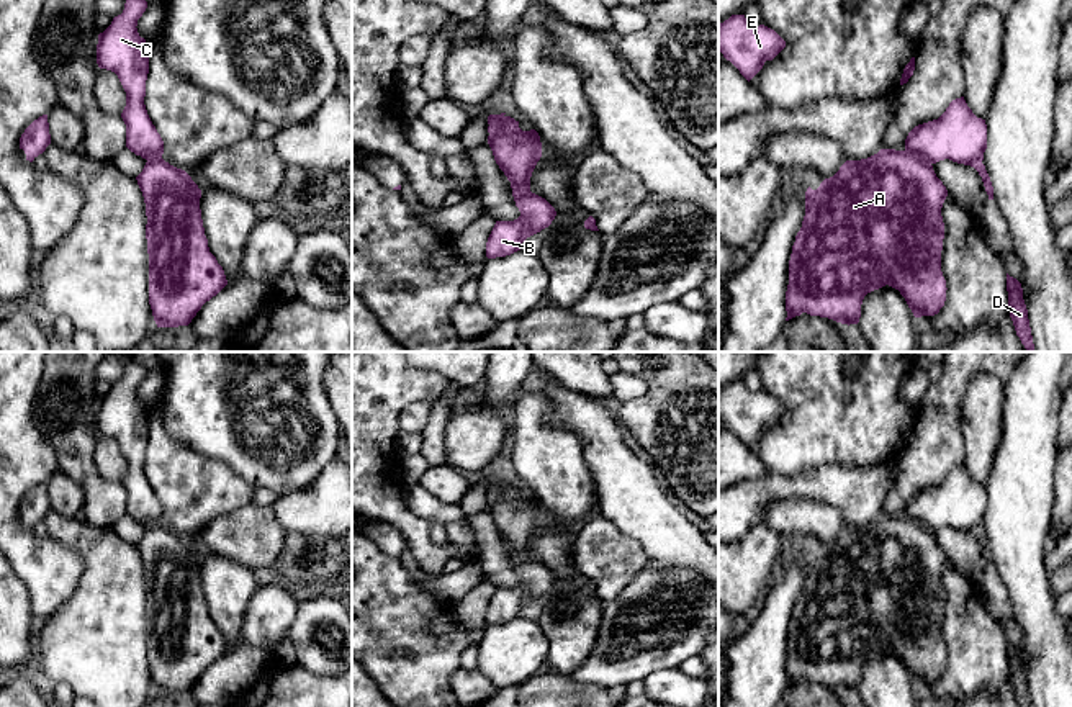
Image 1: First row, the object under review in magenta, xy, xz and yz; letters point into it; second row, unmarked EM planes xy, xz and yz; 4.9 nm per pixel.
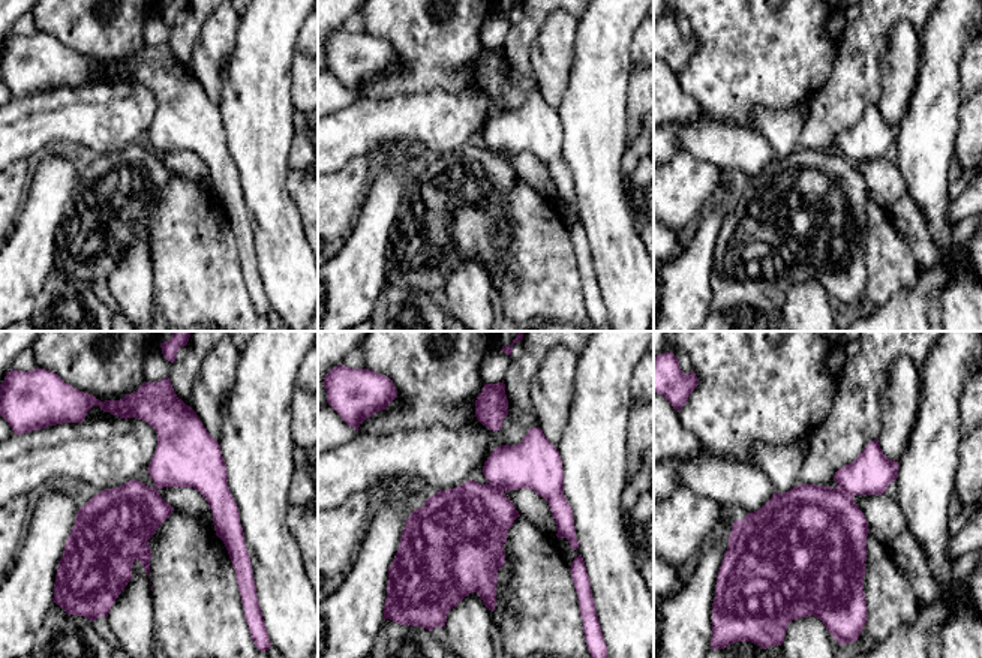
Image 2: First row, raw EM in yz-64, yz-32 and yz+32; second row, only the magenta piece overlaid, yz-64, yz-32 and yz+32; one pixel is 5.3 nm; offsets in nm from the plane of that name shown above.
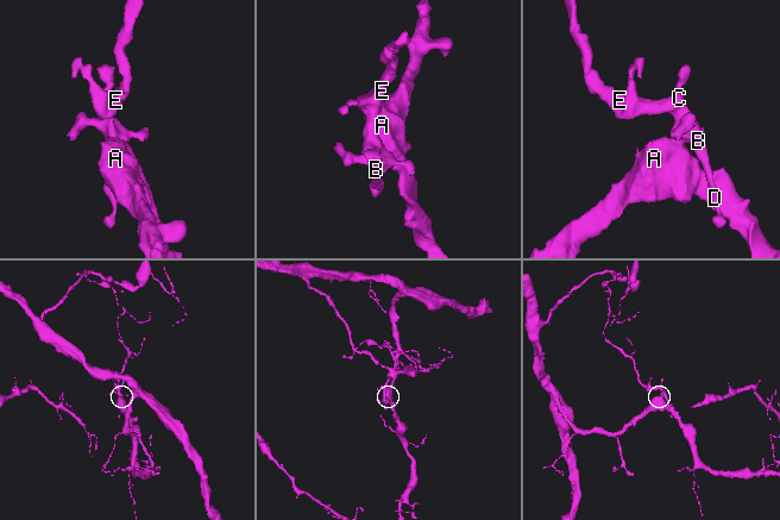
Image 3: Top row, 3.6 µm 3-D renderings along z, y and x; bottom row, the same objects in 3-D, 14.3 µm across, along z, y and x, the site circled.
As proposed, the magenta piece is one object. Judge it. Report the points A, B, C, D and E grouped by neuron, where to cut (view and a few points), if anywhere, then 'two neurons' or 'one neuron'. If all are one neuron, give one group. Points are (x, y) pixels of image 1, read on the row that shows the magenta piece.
A / B C D E | yz (905, 149), (930, 164) | two neurons

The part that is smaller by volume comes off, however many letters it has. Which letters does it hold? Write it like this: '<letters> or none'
B, C, D, E

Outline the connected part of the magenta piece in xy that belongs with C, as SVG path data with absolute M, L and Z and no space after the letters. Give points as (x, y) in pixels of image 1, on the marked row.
M126 0L123 13L98 34L97 64L115 72L126 92L126 106L121 113L126 124L126 147L151 160L162 159L164 141L144 105L149 54L147 43L136 26L146 8L146 0Z

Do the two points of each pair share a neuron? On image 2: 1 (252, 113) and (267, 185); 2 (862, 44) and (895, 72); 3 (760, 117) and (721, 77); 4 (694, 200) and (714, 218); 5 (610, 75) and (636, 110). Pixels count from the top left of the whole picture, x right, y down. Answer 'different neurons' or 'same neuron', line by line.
1: same neuron
2: different neurons
3: different neurons
4: different neurons
5: different neurons

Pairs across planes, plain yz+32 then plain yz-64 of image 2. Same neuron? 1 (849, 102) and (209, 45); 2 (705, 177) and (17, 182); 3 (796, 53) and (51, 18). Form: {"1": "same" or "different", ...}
{"1": "different", "2": "same", "3": "same"}

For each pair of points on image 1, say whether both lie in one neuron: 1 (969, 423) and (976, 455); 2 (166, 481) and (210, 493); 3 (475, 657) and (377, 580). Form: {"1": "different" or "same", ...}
{"1": "same", "2": "same", "3": "different"}

